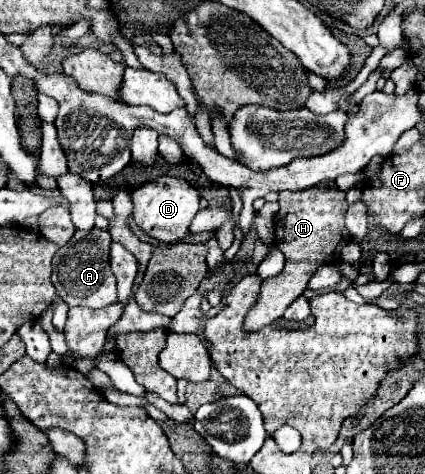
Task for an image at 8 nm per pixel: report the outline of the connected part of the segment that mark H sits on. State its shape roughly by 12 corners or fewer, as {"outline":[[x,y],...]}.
{"outline":[[334,184],[280,192],[284,270],[262,282],[242,326],[282,318],[314,270],[350,242]]}

